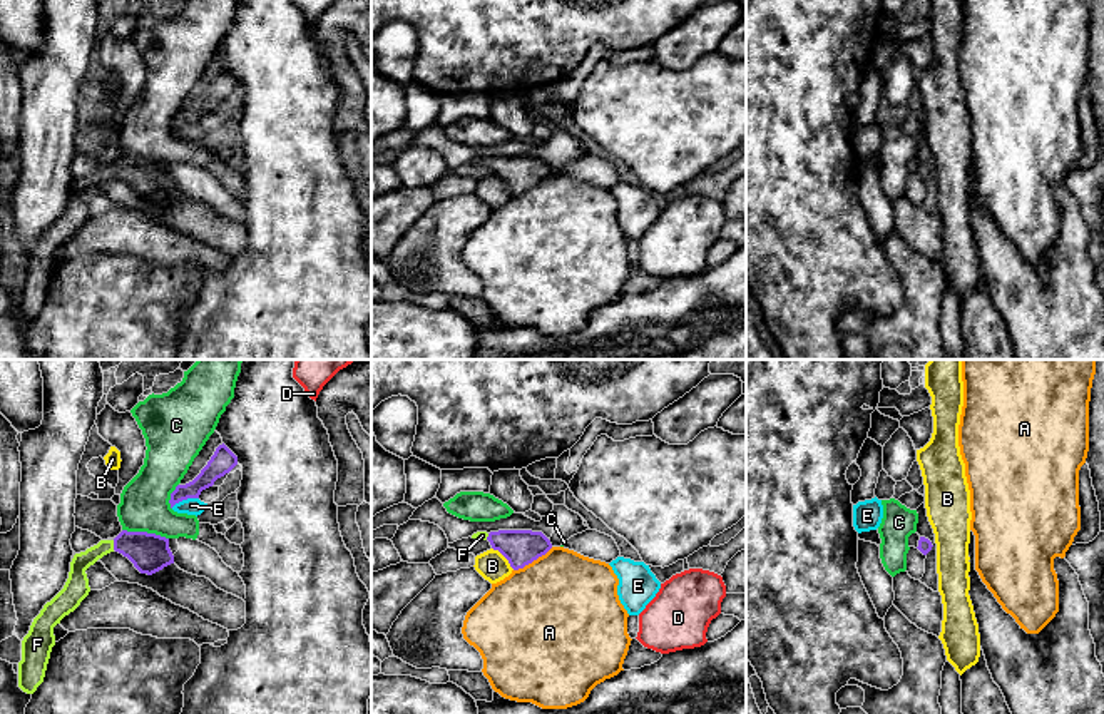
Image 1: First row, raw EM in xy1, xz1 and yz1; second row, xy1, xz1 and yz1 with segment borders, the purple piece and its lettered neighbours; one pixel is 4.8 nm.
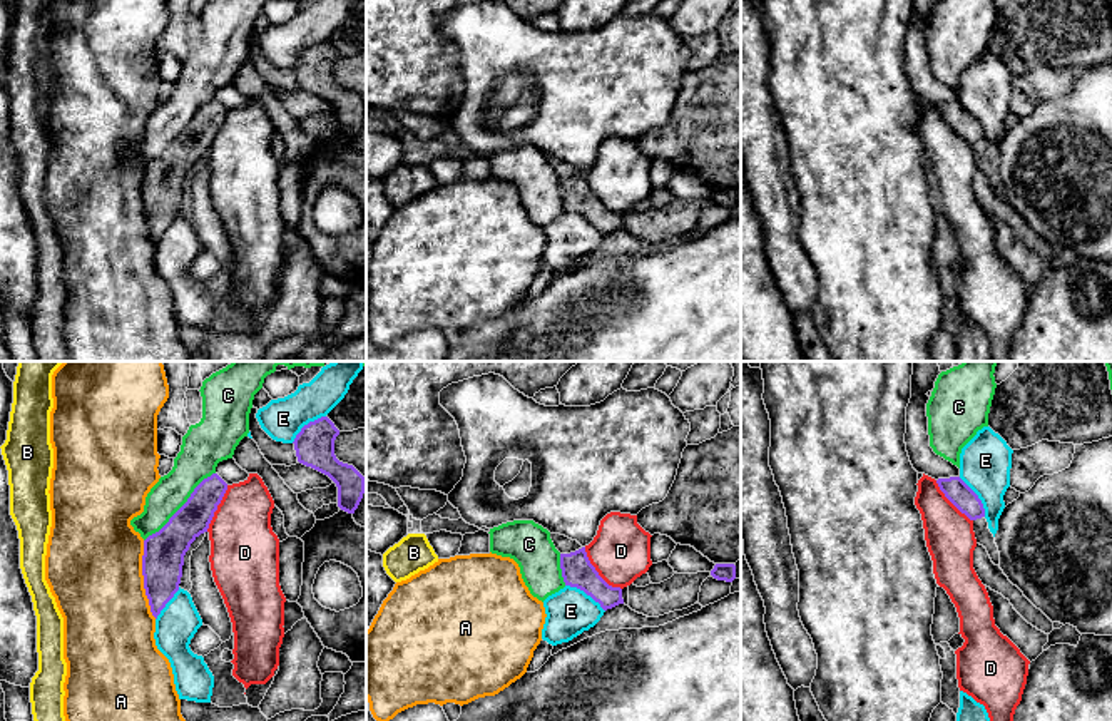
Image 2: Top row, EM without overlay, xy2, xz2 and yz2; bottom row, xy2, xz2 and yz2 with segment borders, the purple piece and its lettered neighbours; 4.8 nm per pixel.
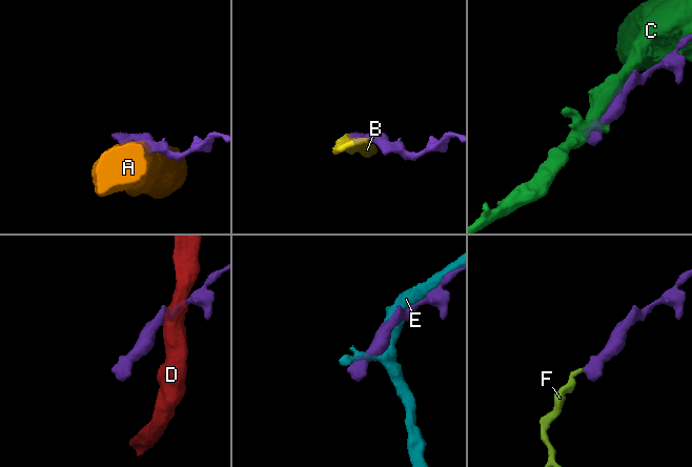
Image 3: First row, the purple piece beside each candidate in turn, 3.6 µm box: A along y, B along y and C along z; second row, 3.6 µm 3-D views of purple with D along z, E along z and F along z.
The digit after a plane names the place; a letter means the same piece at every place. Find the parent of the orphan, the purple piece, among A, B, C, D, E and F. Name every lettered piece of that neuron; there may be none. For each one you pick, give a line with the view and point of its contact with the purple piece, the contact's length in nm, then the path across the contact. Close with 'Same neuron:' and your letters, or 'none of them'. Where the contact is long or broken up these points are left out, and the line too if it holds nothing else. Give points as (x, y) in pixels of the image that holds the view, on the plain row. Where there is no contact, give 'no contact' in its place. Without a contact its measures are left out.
F: xy1 (114, 171) | 50 nm | across xy1 (149, 178), (136, 171), (114, 171), (92, 179), (77, 208)
Same neuron: F

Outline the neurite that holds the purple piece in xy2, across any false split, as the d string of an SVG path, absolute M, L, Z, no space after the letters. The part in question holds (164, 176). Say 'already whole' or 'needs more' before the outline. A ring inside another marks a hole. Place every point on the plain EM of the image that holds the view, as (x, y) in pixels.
already whole; M217 99L204 104L169 147L144 166L144 214L156 244L179 216L184 181L207 157L226 115L227 109Z

